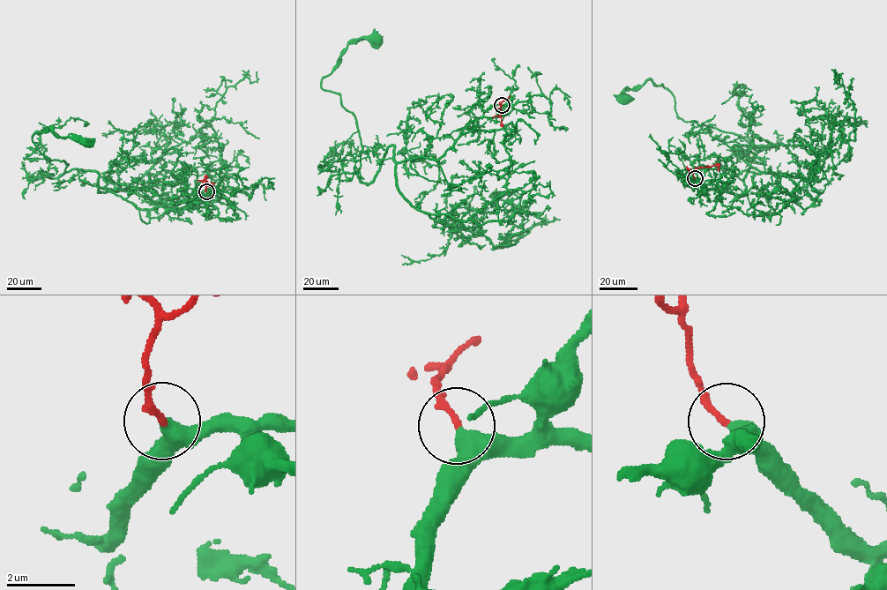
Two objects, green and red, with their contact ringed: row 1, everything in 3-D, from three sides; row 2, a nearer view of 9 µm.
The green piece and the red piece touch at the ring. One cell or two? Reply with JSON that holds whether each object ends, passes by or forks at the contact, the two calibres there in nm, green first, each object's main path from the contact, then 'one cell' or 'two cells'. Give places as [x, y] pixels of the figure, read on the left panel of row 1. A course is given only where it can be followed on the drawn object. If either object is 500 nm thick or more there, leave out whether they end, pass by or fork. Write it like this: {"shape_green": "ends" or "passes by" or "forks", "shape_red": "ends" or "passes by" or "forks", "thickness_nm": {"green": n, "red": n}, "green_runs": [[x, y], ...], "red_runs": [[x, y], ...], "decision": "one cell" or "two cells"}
{"thickness_nm": {"green": 550, "red": 200}, "green_runs": [[206, 192], [150, 209], [78, 175], [58, 184], [68, 164], [50, 160], [33, 139], [48, 127], [88, 141]], "red_runs": [[206, 191], [205, 176], [207, 182]], "decision": "one cell"}

